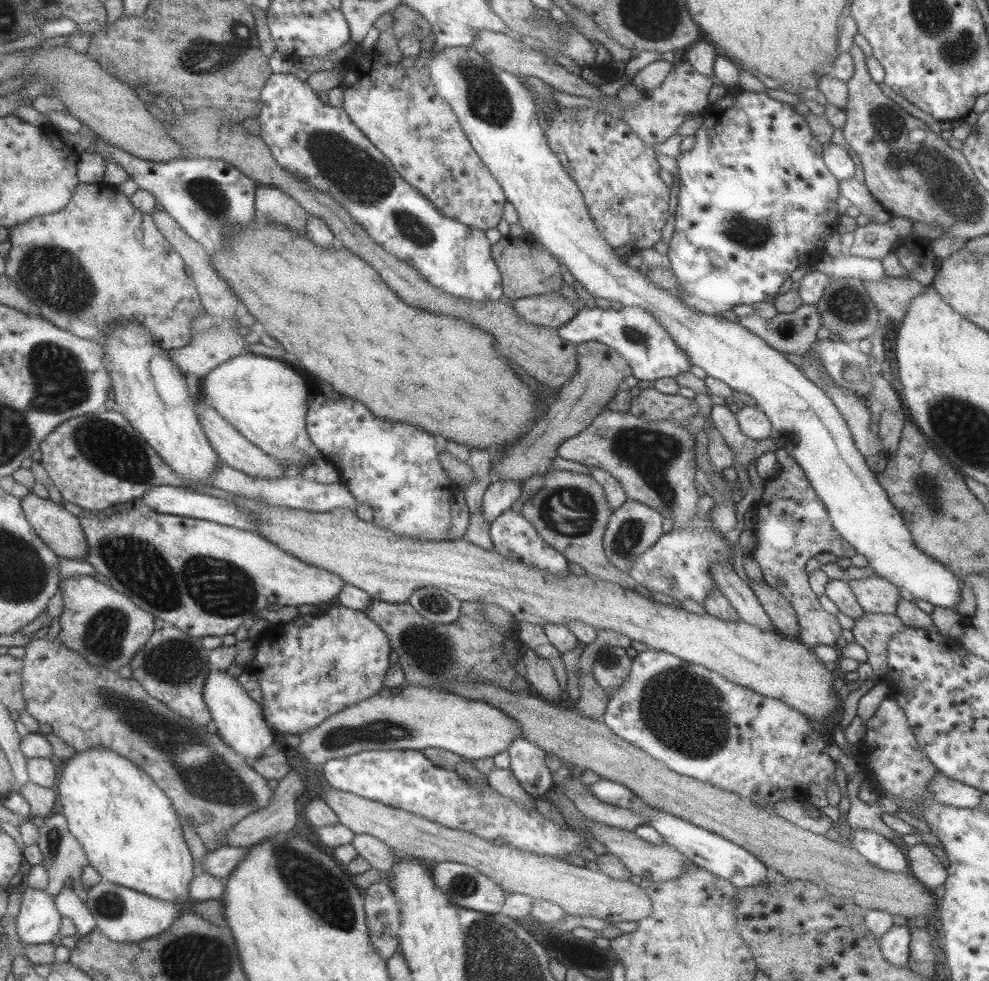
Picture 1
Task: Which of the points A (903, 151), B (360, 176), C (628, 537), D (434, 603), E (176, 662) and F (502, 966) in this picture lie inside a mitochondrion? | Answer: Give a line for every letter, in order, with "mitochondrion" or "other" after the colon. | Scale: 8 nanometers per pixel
A: mitochondrion
B: mitochondrion
C: mitochondrion
D: mitochondrion
E: mitochondrion
F: mitochondrion

